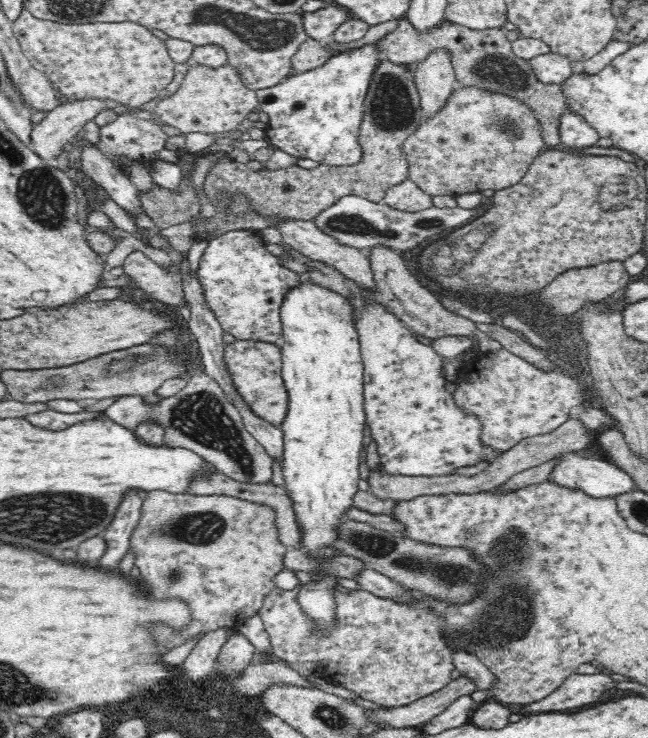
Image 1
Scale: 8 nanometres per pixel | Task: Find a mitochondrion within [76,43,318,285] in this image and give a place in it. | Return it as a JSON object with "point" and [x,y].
{"point":[187,209]}

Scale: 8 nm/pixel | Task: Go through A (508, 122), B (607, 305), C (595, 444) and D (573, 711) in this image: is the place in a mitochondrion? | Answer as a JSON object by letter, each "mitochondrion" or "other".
{"A":"mitochondrion","B":"other","C":"other","D":"other"}

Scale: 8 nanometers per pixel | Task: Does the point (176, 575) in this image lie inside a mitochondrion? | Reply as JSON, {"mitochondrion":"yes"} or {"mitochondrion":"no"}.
{"mitochondrion":"yes"}

